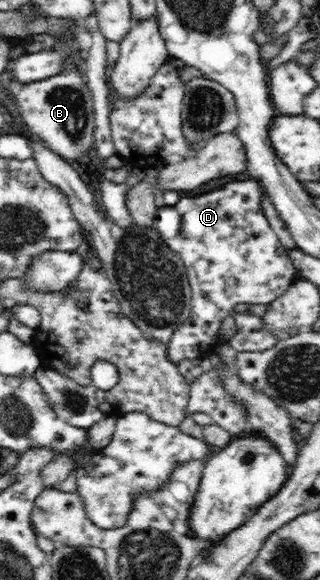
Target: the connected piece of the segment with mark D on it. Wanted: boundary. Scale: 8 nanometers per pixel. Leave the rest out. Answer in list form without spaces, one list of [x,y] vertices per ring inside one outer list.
[[[249,178],[229,182],[223,189],[209,191],[199,197],[183,197],[175,205],[158,208],[153,228],[159,232],[161,239],[169,244],[171,250],[181,254],[192,291],[189,319],[179,324],[166,345],[170,362],[178,365],[185,359],[193,360],[195,355],[199,355],[200,350],[216,345],[221,337],[219,327],[225,317],[233,315],[232,309],[237,303],[269,303],[277,299],[288,287],[296,269],[288,254],[289,249],[280,242],[279,236],[263,214],[263,192],[261,185]]]

